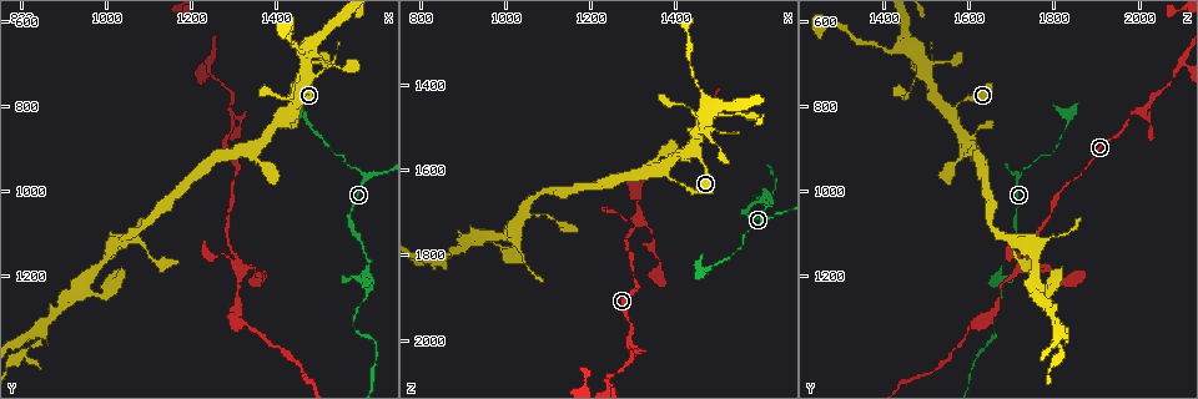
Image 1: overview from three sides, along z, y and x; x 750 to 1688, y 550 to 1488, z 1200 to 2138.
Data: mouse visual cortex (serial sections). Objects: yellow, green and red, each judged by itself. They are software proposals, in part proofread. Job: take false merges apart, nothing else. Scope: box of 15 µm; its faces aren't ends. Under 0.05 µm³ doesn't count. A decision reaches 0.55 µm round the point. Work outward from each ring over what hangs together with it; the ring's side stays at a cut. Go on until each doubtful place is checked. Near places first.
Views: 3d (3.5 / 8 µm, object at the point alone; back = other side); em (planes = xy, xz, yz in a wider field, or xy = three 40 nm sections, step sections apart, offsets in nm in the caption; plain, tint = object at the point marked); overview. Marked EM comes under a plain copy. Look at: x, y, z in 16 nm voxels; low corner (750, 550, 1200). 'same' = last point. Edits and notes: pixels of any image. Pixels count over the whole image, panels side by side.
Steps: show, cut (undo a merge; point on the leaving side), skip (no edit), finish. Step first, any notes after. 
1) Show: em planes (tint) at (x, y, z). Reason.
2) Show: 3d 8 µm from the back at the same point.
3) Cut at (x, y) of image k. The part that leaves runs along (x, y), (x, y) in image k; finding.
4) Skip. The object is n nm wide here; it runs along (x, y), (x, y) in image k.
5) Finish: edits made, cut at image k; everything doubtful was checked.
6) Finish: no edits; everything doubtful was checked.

Show: 3d 3.5 µm from the back at (1460, 825, 1830). Sharp bend.

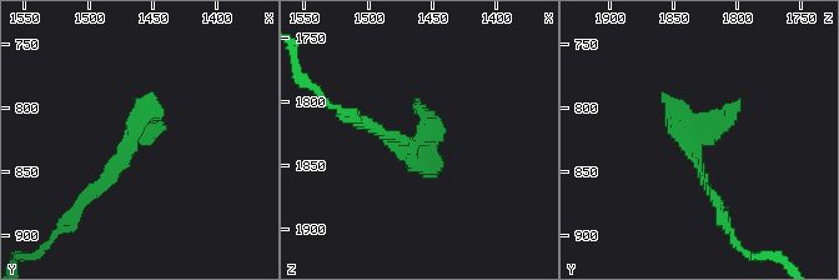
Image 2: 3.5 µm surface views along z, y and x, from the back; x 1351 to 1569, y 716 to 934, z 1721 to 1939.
Show: em xy step 1 (tint) at (1466, 828, 1838).

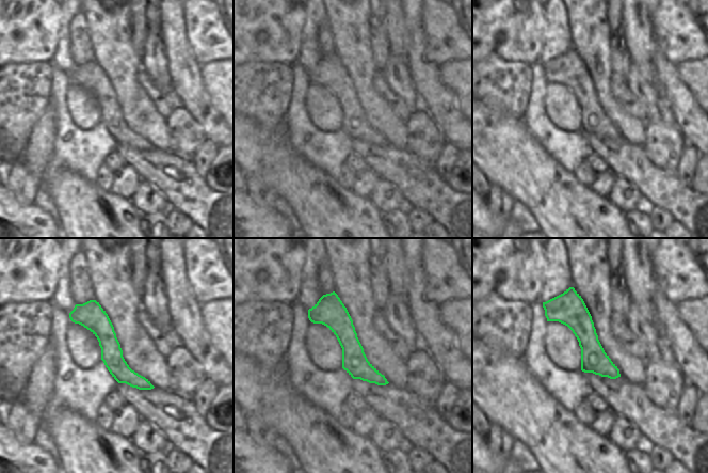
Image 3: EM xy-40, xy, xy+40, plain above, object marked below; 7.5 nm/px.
Skip. The object is 190 nm wide here; it runs along (83, 200), (147, 131), (136, 100) in image 2; one cell here.

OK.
Show: 3d 3.5 µm at (1580, 1325, 1660). Sharp bend.

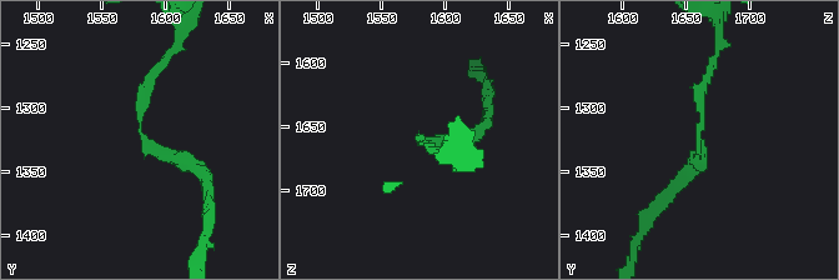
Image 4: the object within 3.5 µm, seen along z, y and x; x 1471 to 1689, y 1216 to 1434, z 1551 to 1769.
Show: em xy step 3 (tint) at (1580, 1322, 1662). Shape alone is not enough.

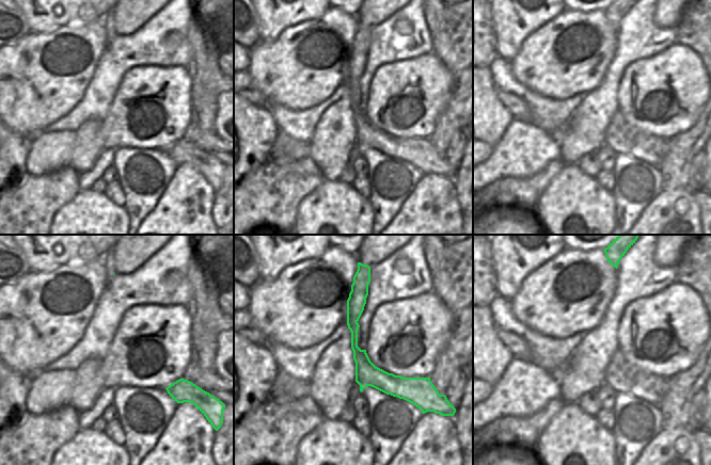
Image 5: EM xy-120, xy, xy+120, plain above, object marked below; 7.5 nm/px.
Skip. The object is 180 nm wide here; it runs along (165, 60), (139, 133), (204, 175) in image 4; all the same cell.

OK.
Show: 3d 8 µm at (1305, 1175, 1730). Four-way junction.

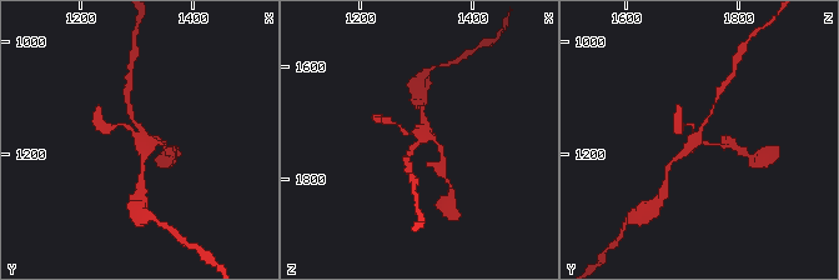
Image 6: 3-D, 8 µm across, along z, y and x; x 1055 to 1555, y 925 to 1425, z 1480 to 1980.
Show: em xy step 2 (tint) at (1310, 1180, 1720). 4 arms meet here; the arms are 150, 150, 150, 200 nm wide.

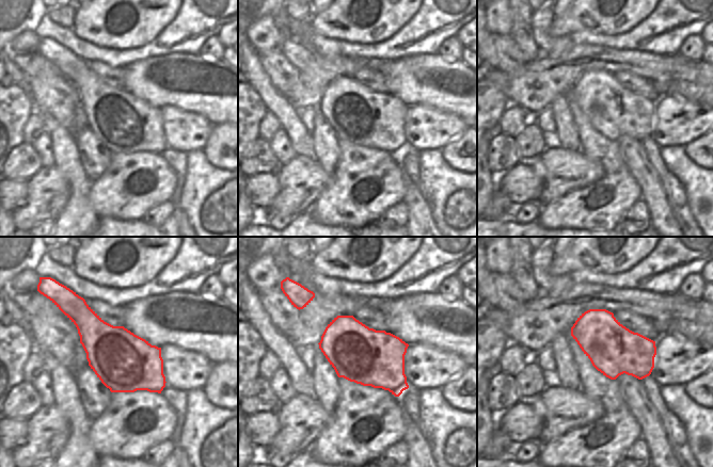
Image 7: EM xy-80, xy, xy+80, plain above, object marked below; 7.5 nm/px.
Skip. It runs along (712, 111), (696, 140), (668, 166) in image 6; continuous, no second cell.

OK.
Finish: no edits; everything doubtful was checked.

